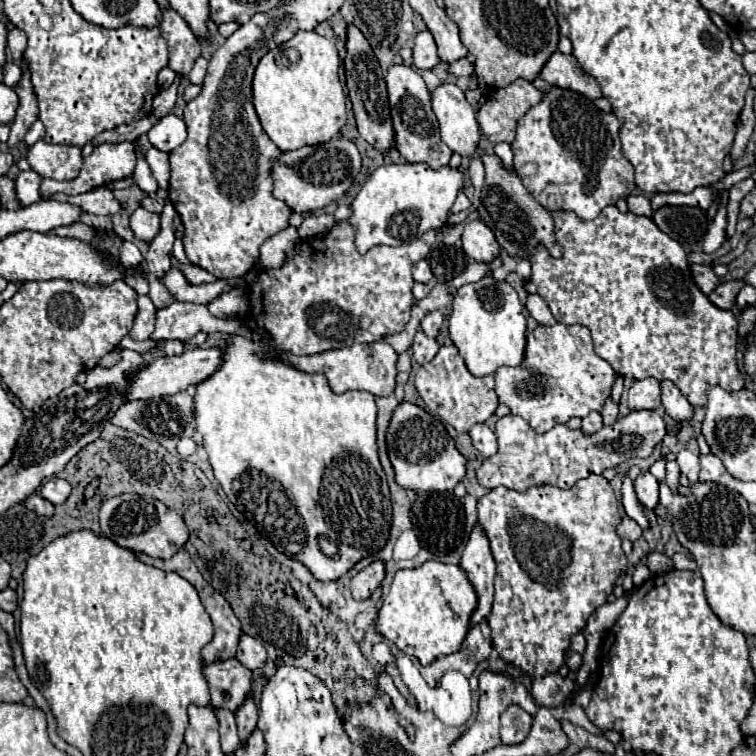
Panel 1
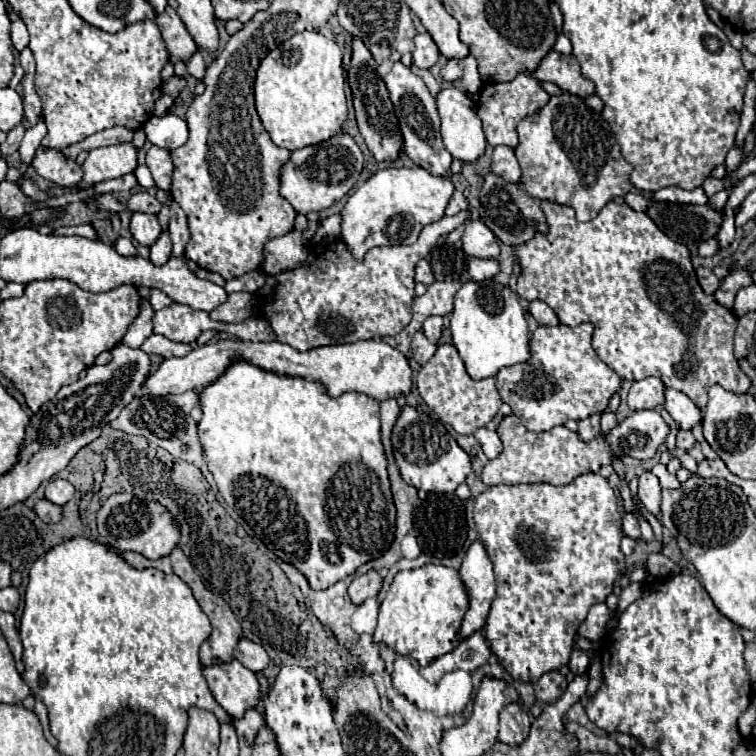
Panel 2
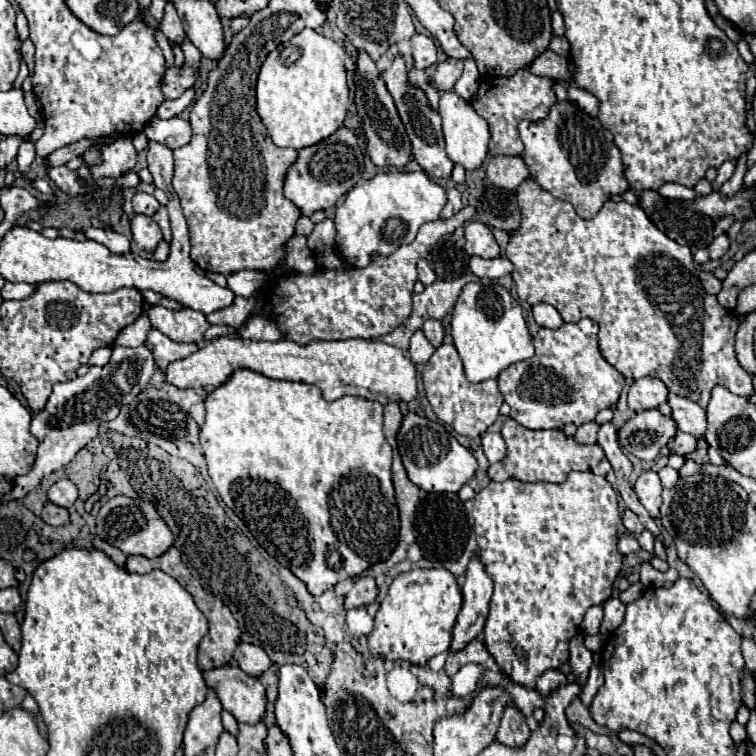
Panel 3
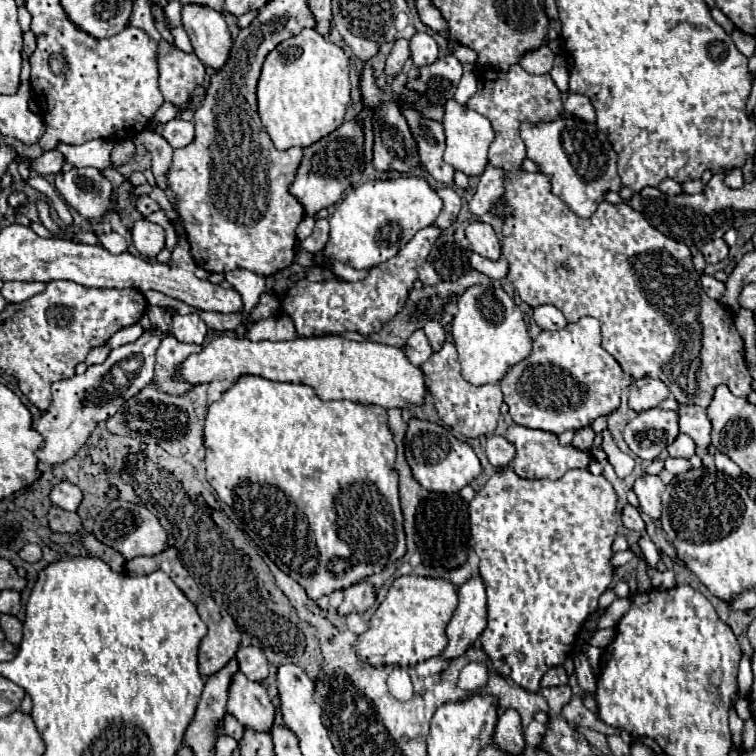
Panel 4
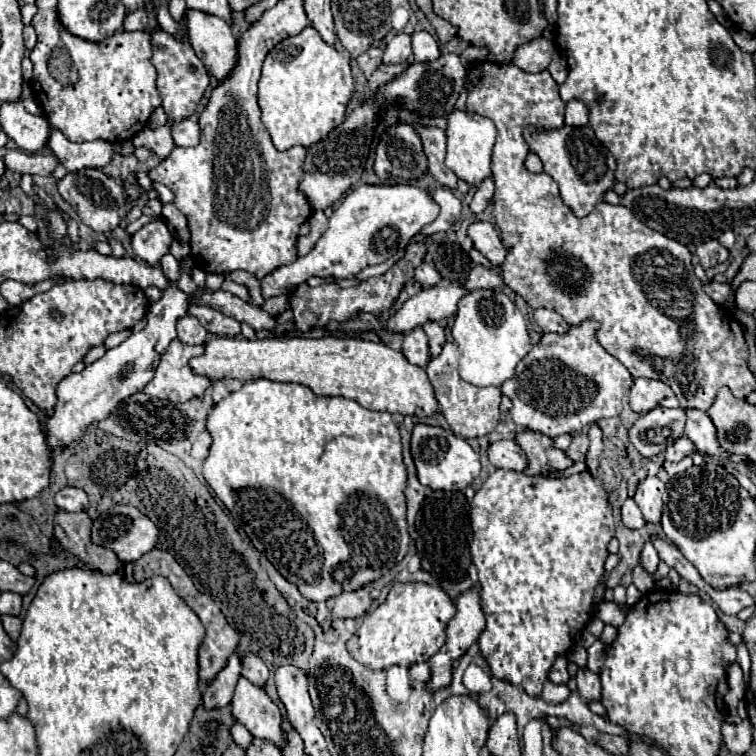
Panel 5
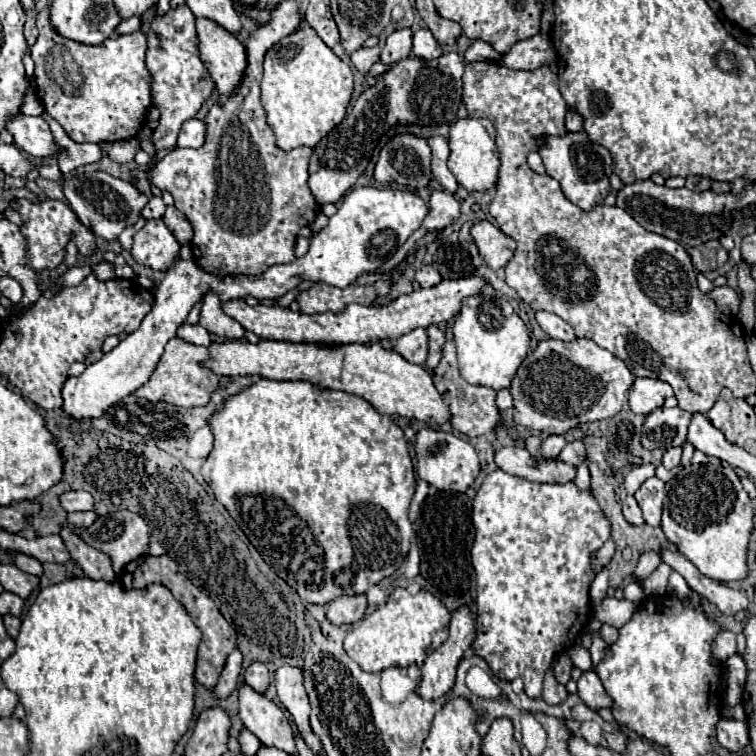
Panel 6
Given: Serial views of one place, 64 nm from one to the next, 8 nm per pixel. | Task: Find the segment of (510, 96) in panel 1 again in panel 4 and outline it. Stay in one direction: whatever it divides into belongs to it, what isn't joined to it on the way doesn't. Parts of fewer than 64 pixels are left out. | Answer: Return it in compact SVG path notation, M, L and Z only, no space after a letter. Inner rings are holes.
M518 64L510 66L510 70L502 72L502 70L492 70L492 68L478 68L476 70L476 78L478 78L478 90L476 94L466 102L466 106L482 116L486 116L490 122L492 122L492 128L496 132L496 138L490 146L490 164L500 168L504 172L504 194L502 194L502 200L504 200L504 206L508 206L512 210L510 216L504 218L504 240L502 240L502 258L508 262L508 274L506 274L506 280L512 284L512 288L518 292L518 296L530 304L532 308L536 306L542 306L542 304L552 304L556 306L564 318L568 322L578 322L582 316L594 316L600 320L602 324L602 348L612 354L618 364L622 366L624 372L628 372L632 379L637 380L644 378L644 376L650 376L650 378L658 378L662 380L670 392L674 394L674 398L680 402L680 404L696 404L696 406L702 406L702 408L708 408L712 396L714 396L714 390L716 386L721 384L728 386L730 392L734 396L748 396L752 392L752 376L746 368L746 360L744 360L744 342L742 342L742 336L738 334L736 326L734 326L734 316L724 310L716 300L708 298L700 288L698 288L698 282L700 282L700 274L694 270L692 266L692 254L690 254L690 248L686 244L680 244L668 236L664 236L662 232L658 232L656 228L652 228L646 218L642 214L638 214L636 210L632 210L628 204L610 204L610 202L602 202L596 212L590 216L590 218L578 218L558 196L552 194L550 190L550 180L546 178L546 174L530 174L530 172L524 172L522 170L522 158L526 158L526 146L520 138L520 124L522 122L552 122L554 118L558 118L558 114L562 114L562 98L560 98L560 90L556 88L554 80L550 78L550 74L542 74L542 76L532 76L528 72L524 72Z

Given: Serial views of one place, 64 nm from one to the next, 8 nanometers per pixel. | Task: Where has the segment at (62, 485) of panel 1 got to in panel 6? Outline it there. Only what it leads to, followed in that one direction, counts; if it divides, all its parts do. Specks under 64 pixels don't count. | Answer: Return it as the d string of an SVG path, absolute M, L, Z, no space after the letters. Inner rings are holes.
M70 490L60 496L60 504L66 512L84 512L94 508L94 498L84 490Z

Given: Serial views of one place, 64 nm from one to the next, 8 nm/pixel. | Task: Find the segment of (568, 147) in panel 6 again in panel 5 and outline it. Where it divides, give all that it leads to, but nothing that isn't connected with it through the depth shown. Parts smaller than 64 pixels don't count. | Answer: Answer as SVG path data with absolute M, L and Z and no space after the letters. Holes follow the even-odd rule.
M564 126L560 130L550 130L550 132L540 132L534 128L524 130L524 138L530 144L530 150L536 152L544 164L544 172L550 174L558 186L560 186L560 196L574 210L578 216L586 216L592 212L592 208L604 200L604 194L612 188L614 184L614 170L616 170L616 160L606 150L594 136L590 126L584 128L570 128Z

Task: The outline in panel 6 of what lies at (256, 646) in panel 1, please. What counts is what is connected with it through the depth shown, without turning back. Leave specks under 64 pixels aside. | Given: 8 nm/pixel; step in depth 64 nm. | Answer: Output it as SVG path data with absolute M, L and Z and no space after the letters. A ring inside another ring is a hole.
M252 662L248 668L246 668L246 674L244 674L244 680L250 688L254 688L256 692L264 694L270 686L270 674L268 674L268 668L262 664L262 662Z

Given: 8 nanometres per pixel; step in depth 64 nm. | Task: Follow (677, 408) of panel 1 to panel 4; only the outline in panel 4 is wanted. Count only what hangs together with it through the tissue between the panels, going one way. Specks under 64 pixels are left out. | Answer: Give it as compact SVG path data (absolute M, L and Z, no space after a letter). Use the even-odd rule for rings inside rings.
M682 404L678 408L680 414L680 432L688 434L696 446L710 448L710 420L706 416L706 410L700 406L686 406Z

